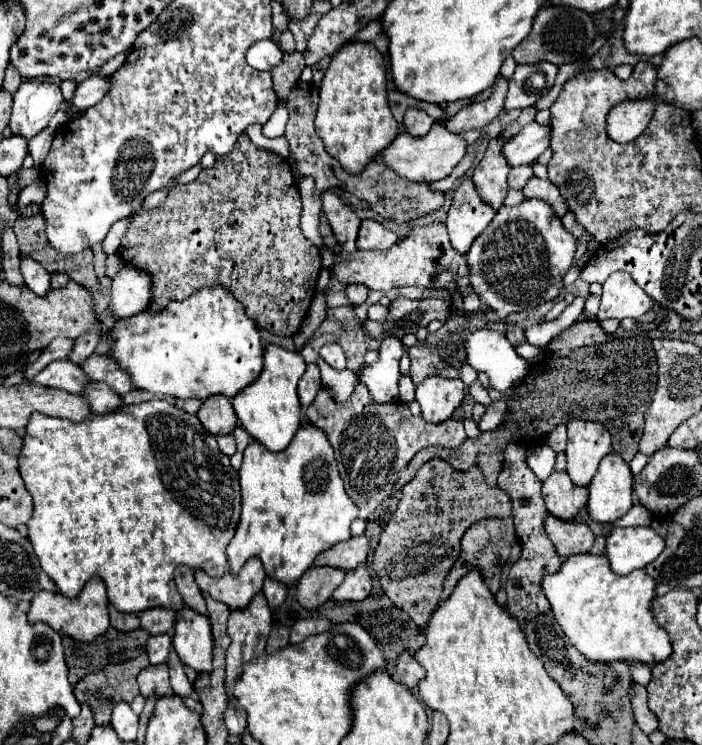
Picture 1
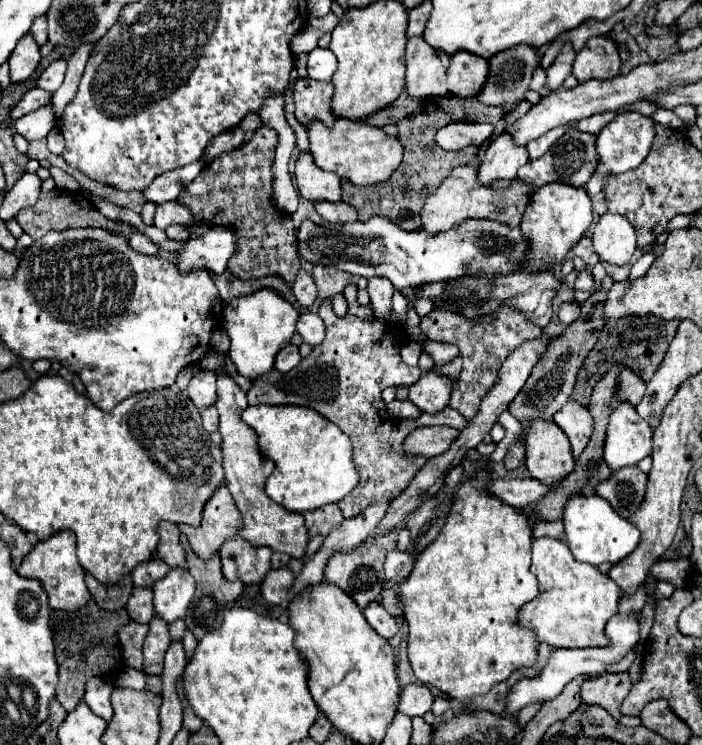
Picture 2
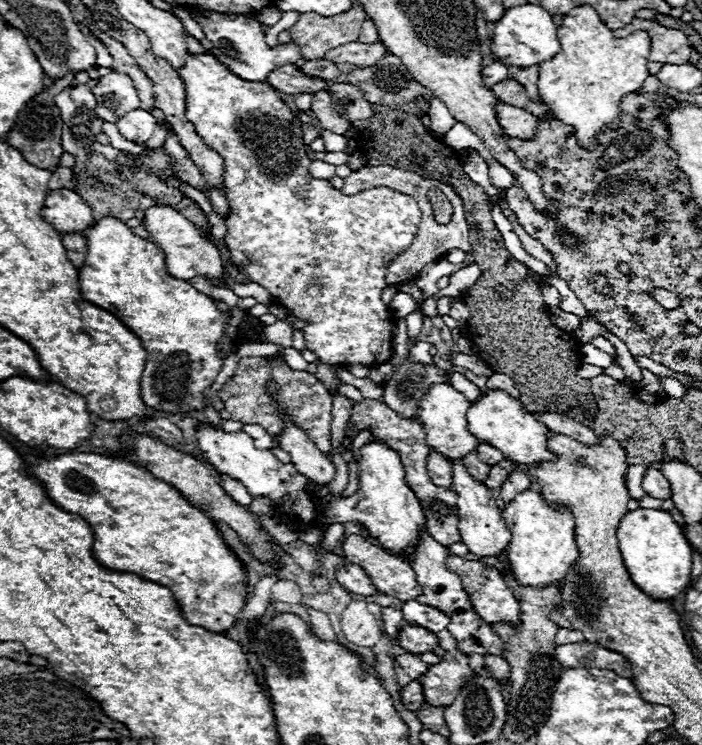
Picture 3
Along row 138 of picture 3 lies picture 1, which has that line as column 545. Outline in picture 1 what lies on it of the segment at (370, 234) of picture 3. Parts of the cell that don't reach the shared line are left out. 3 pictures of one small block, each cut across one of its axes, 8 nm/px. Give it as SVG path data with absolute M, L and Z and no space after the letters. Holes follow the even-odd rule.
M524 200L514 208L502 206L468 252L470 284L486 306L506 318L512 312L554 300L564 286L562 278L572 266L574 254L576 238L564 230L544 200Z

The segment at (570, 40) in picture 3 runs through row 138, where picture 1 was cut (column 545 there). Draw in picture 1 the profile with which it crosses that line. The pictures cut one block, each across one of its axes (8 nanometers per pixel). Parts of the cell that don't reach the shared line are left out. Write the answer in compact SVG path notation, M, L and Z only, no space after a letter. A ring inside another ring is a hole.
M578 554L570 556L556 574L546 576L542 588L564 634L588 660L650 664L662 662L672 654L668 634L654 622L650 610L650 604L656 598L656 582L644 570L618 576L608 566L604 554Z

